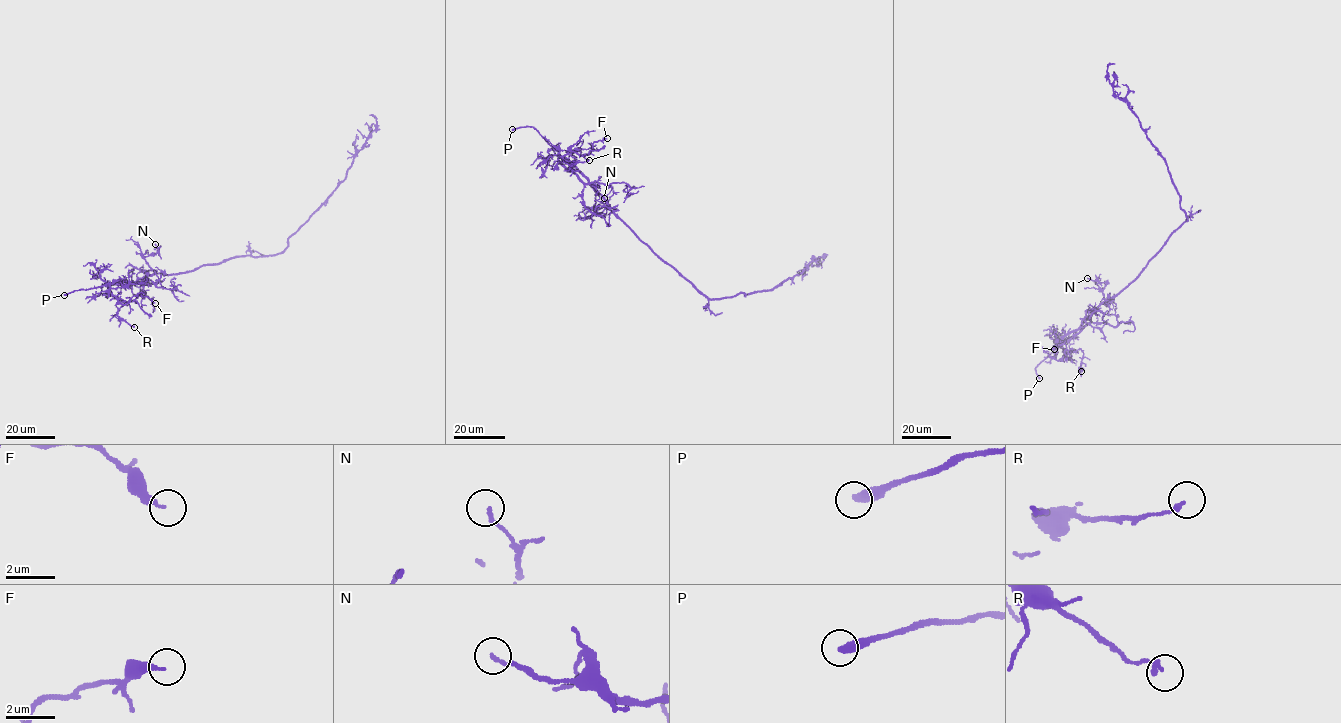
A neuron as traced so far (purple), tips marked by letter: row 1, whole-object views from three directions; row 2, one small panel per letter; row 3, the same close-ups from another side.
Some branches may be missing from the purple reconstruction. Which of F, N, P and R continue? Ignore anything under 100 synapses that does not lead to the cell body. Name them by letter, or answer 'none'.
P

